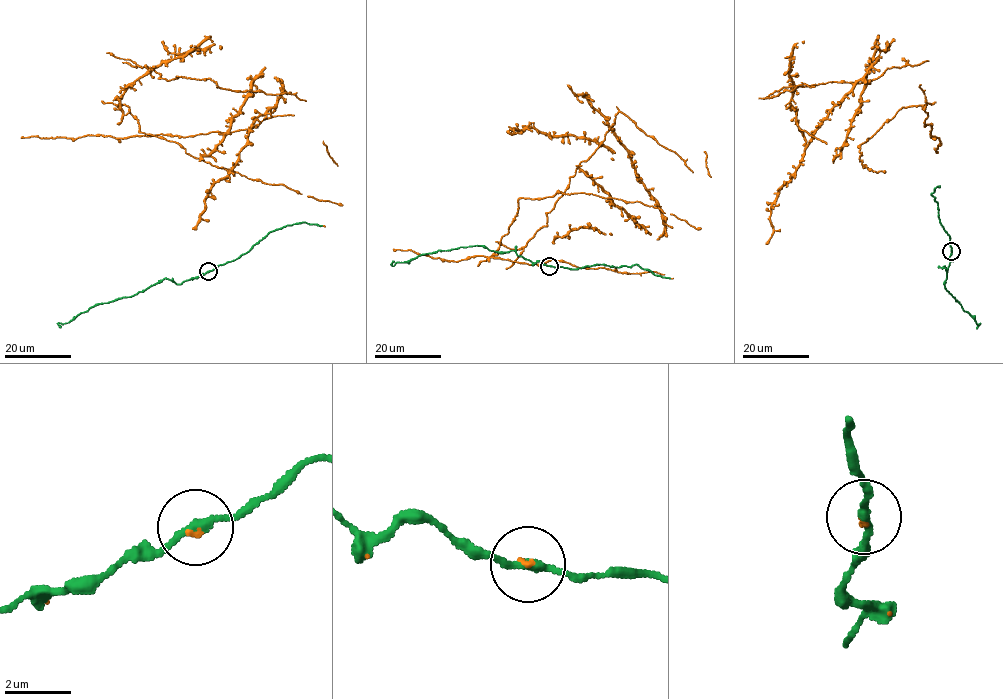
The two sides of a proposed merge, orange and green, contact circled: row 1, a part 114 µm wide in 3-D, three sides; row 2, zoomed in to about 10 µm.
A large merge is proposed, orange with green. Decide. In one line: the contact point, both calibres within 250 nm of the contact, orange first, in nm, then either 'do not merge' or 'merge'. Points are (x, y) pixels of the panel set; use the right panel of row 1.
(951, 251) | 80/240 nm | merge

